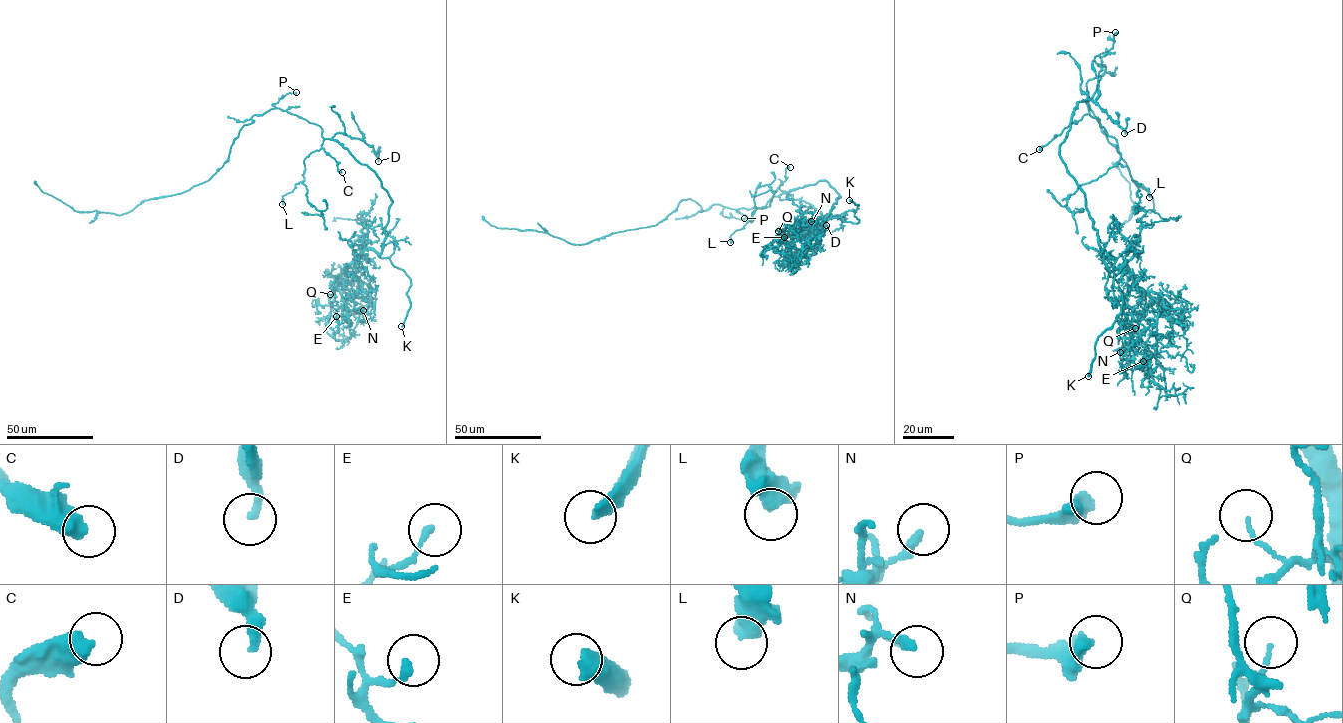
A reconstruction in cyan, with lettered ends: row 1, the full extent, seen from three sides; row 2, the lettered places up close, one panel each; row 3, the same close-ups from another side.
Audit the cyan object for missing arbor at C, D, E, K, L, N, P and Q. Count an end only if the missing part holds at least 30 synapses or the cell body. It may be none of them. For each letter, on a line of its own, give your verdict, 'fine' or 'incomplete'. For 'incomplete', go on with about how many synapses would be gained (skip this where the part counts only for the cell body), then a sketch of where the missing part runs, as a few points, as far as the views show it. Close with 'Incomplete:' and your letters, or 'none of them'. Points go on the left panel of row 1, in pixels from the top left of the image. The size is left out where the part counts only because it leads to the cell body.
C: fine
D: incomplete | 50 syn | (378, 161), (379, 177), (370, 204), (361, 221), (348, 233)
E: fine
K: incomplete | (401, 326), (394, 340), (389, 343)
L: fine
N: fine
P: fine
Q: fine
Incomplete: D, K

